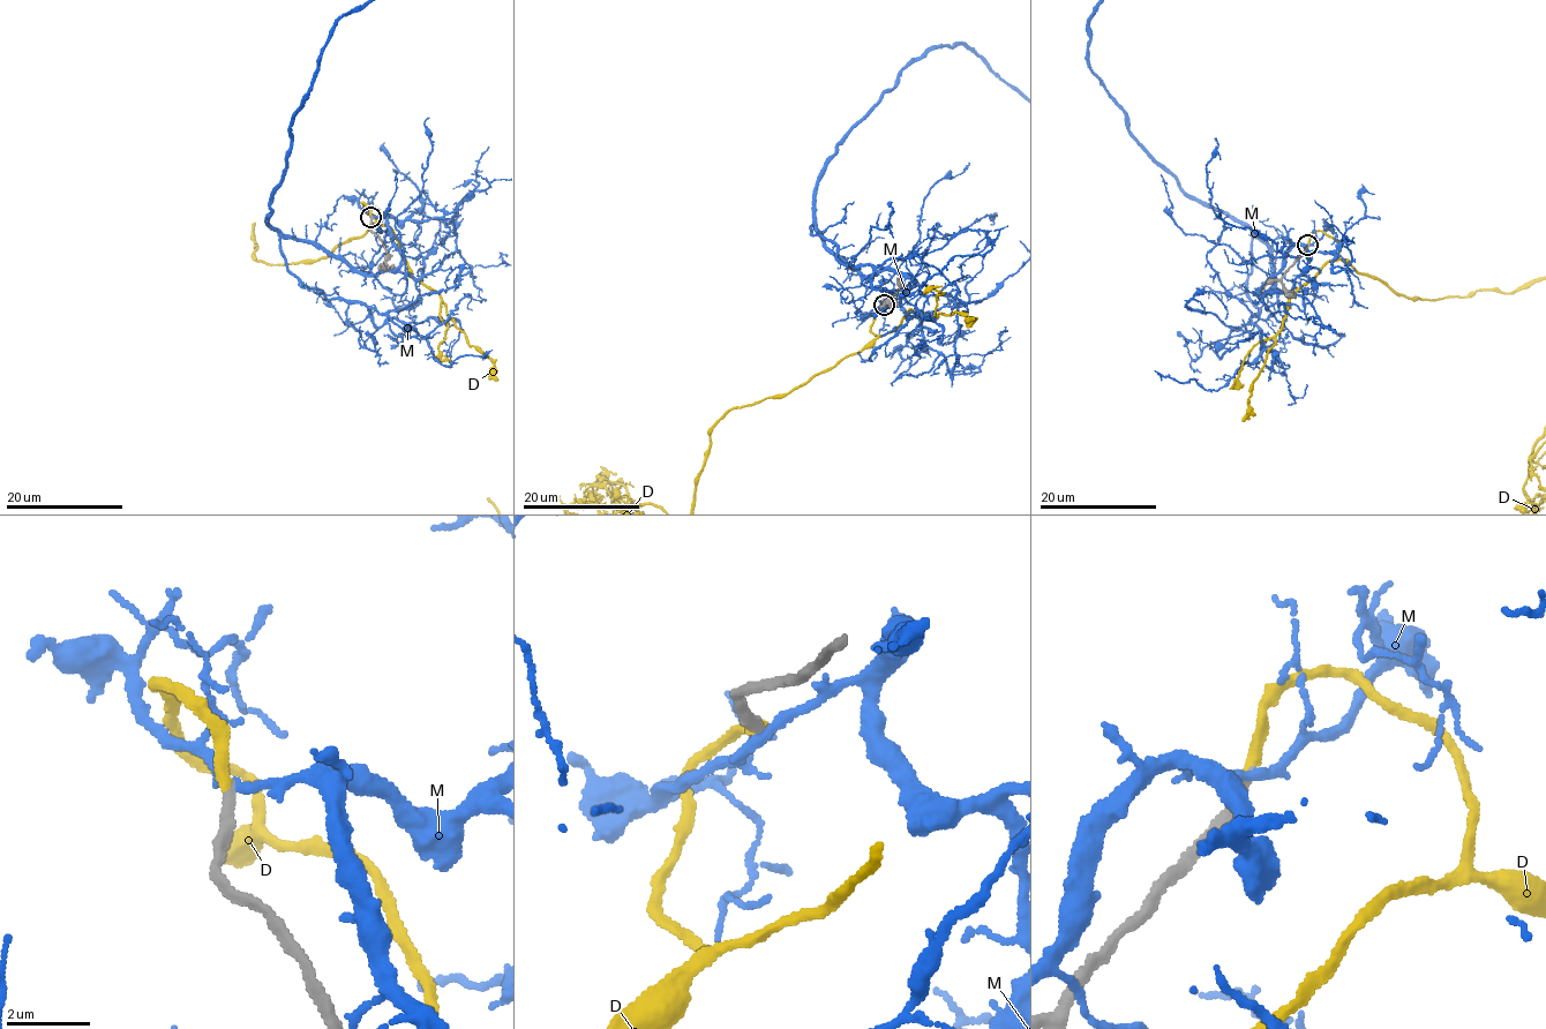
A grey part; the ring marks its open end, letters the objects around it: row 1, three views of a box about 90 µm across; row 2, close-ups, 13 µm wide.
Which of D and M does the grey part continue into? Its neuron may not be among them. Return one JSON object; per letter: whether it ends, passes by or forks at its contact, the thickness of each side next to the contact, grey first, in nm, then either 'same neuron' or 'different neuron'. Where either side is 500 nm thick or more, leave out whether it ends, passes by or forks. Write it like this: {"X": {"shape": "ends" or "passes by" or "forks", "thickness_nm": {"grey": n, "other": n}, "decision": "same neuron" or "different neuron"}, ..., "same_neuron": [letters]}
{"D": {"shape": "ends", "thickness_nm": {"grey": 280, "other": 280}, "decision": "same neuron"}, "M": {"shape": "passes by", "thickness_nm": {"grey": 280, "other": 240}, "decision": "different neuron"}, "same_neuron": ["D"]}

